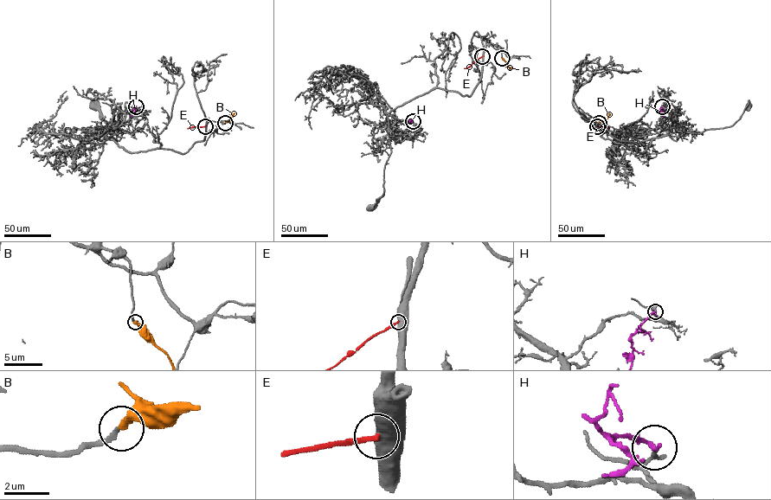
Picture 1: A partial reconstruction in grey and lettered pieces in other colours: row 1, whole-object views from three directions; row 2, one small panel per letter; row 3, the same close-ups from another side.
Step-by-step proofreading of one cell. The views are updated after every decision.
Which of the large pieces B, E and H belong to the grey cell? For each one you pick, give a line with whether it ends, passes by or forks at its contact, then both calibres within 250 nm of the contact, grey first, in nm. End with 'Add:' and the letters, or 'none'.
B: it ends there; 200 nm thick on the grey side, 320 nm on the other
Add: B

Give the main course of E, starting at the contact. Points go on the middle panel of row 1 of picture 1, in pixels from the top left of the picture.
E: (482, 56), (464, 68)

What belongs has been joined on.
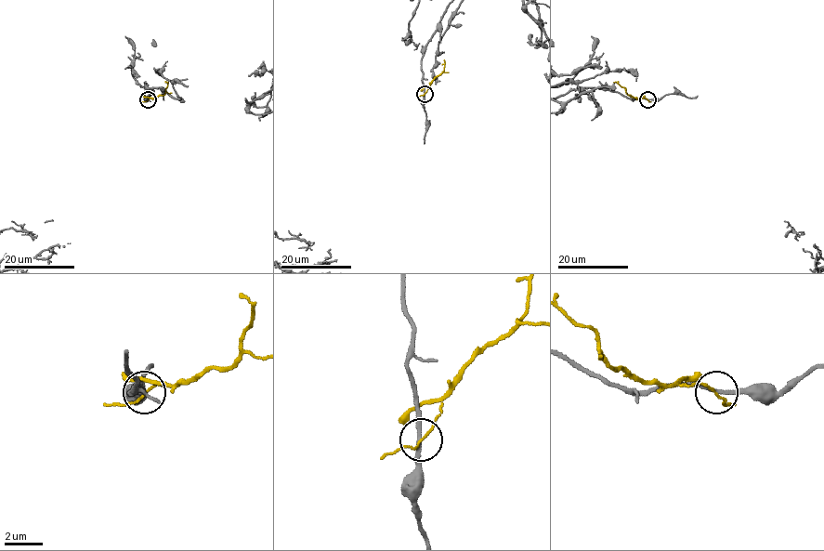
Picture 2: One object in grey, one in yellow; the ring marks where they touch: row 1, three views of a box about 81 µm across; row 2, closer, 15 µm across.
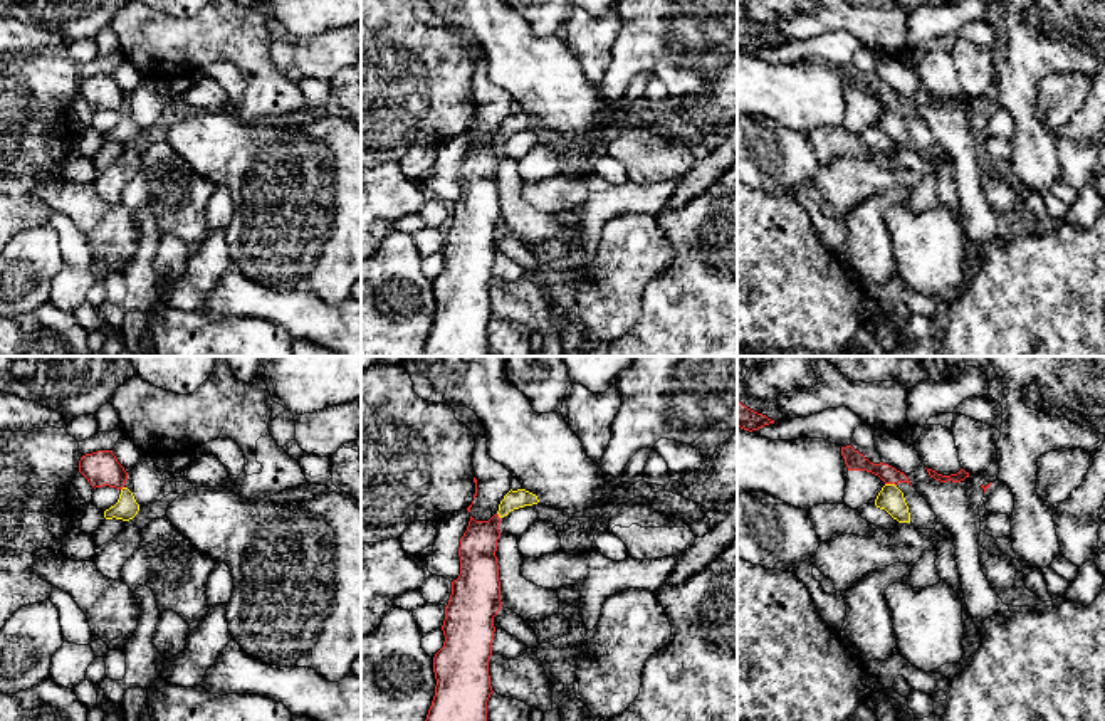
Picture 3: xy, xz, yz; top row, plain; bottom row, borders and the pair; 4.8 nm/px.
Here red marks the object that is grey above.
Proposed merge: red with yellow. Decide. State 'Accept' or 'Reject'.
Reject

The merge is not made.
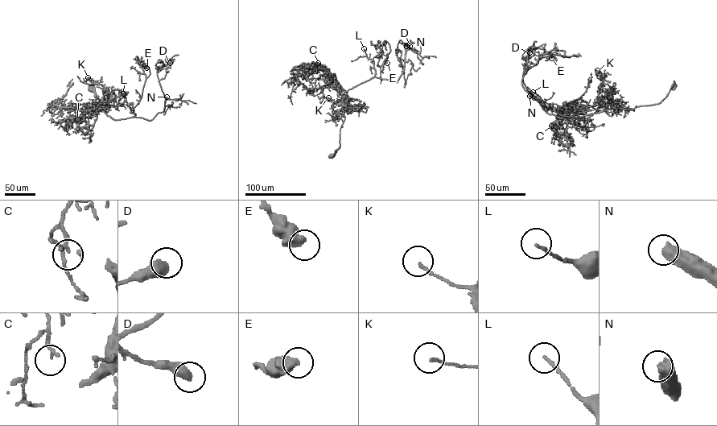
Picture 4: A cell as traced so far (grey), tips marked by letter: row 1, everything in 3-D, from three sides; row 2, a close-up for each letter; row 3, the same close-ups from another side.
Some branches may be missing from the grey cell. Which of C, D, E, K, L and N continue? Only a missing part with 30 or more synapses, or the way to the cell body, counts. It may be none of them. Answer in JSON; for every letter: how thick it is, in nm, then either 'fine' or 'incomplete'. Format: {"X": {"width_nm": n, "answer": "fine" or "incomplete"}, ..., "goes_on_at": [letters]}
{"C": {"width_nm": 160, "answer": "fine"}, "D": {"width_nm": 550, "answer": "fine"}, "E": {"width_nm": 600, "answer": "fine"}, "K": {"width_nm": 130, "answer": "fine"}, "L": {"width_nm": 130, "answer": "incomplete"}, "N": {"width_nm": 550, "answer": "incomplete"}, "goes_on_at": ["L", "N"]}

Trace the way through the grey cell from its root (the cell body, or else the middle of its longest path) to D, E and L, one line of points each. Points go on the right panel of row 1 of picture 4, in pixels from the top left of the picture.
D: (673, 84), (659, 103), (608, 109), (583, 126), (570, 123), (574, 127), (575, 117), (525, 89), (529, 52)
E: (673, 84), (659, 103), (608, 109), (579, 126), (547, 113), (523, 81), (523, 72), (542, 55), (551, 58)
L: (673, 84), (659, 103), (630, 109), (608, 109), (591, 114), (583, 126), (548, 113), (540, 97), (533, 92)

